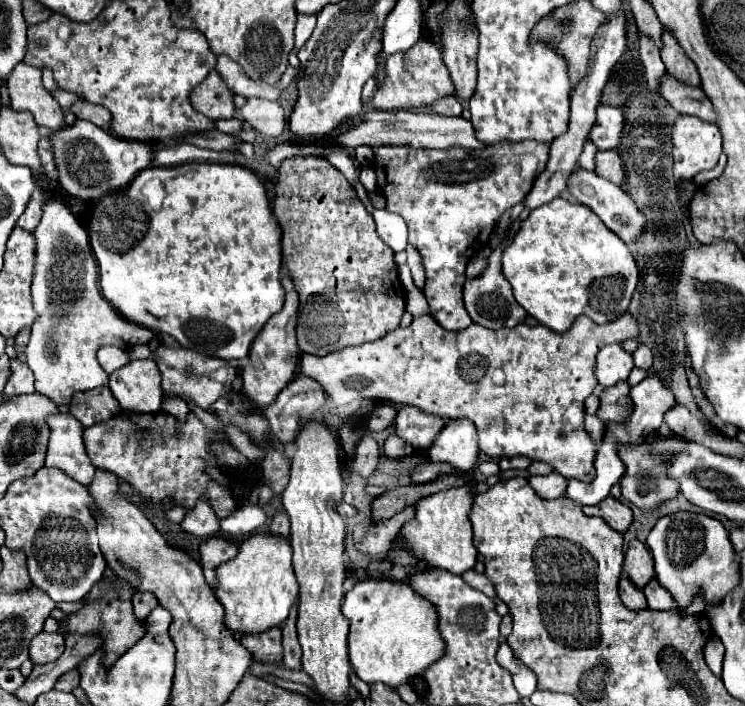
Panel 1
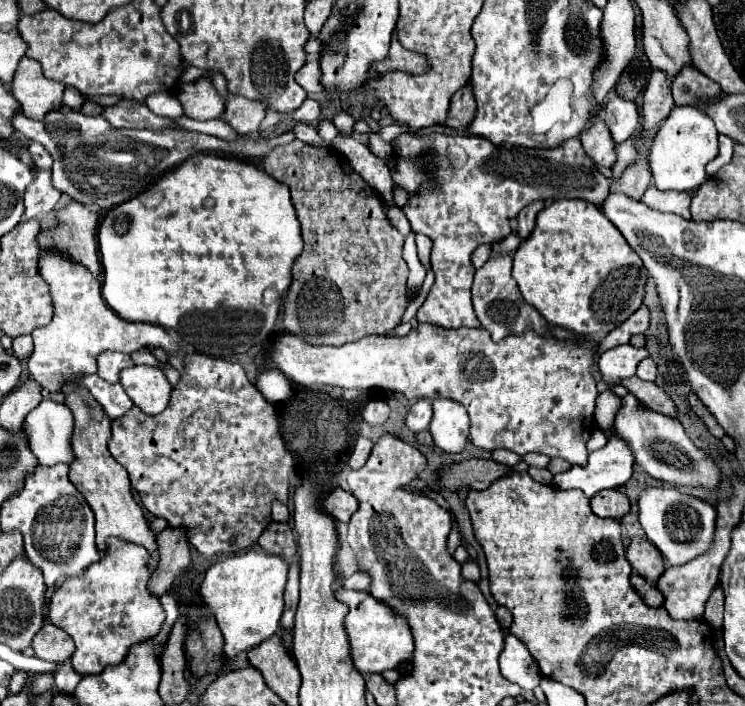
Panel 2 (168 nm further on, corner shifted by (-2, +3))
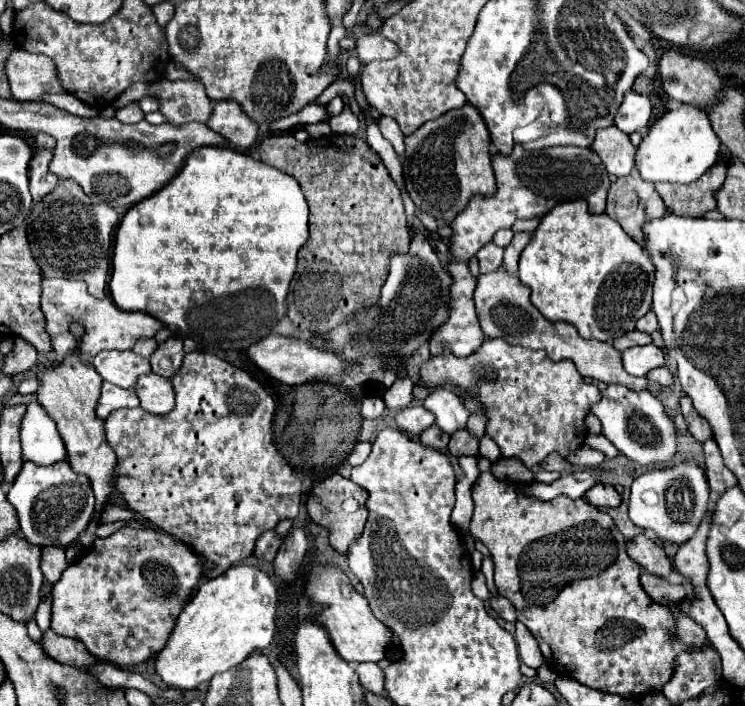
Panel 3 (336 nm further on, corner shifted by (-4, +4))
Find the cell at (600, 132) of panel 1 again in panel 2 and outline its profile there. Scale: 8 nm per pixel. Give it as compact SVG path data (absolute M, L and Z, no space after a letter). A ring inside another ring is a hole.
M612 96L604 104L602 118L608 124L616 144L628 140L640 126L640 110L638 110L636 102L620 98L620 96Z

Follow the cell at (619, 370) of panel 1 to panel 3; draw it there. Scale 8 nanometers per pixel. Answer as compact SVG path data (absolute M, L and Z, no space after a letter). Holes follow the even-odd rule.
M648 343L642 347L630 347L622 351L622 365L630 375L644 377L650 369L666 365L666 361L664 353L654 343Z

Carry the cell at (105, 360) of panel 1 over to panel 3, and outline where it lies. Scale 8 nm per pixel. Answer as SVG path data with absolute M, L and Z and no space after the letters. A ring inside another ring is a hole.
M100 351L92 361L96 373L118 387L134 387L138 375L150 373L150 363L132 351Z

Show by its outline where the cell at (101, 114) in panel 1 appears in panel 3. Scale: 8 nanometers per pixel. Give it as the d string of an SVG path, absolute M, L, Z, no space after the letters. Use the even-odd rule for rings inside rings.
M130 103L130 105L116 111L116 119L122 123L138 123L144 119L144 111L140 109L138 103Z

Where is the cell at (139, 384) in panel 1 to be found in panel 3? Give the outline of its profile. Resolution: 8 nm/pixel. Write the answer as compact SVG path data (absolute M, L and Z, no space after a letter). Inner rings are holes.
M156 373L140 375L134 391L140 399L140 407L154 415L166 415L174 409L172 383L170 383L170 379L166 379L162 375L156 375Z

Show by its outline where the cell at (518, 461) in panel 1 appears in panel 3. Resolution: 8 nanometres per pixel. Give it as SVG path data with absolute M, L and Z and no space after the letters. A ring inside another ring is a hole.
M552 453L552 455L548 455L548 457L540 463L540 469L544 469L544 471L558 471L558 473L566 473L566 471L570 471L570 469L572 469L572 465L570 465L564 457L560 457L558 453Z

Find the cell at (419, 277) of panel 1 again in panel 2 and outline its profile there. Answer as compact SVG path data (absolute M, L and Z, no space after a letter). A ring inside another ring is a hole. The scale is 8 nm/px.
M416 234L416 244L418 244L418 258L426 268L430 268L430 250L432 250L432 240L424 234Z

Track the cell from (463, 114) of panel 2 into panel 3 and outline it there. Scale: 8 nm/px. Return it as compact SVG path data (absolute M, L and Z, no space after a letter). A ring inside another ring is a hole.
M466 103L460 109L452 109L424 123L416 133L406 137L402 173L414 205L434 215L440 223L448 223L456 211L460 213L472 195L494 193L496 181L490 165L490 135L484 119Z

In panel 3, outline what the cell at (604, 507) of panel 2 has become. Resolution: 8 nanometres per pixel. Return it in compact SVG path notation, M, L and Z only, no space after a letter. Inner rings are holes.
M598 483L592 489L588 489L586 499L594 507L618 507L622 503L622 497L618 495L618 491L606 483Z

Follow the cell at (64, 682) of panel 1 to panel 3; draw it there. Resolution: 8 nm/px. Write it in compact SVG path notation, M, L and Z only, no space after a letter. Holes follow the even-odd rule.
M124 527L116 533L112 533L110 537L106 539L96 539L90 553L86 557L80 557L76 563L72 563L60 577L60 581L52 587L52 597L54 597L54 603L52 603L52 629L60 635L68 635L68 637L74 637L74 639L80 639L86 649L90 651L90 655L94 655L96 659L100 661L108 661L108 663L114 663L118 667L126 667L126 665L138 665L146 659L150 659L152 655L156 655L158 651L164 649L172 629L174 629L174 623L184 607L184 603L190 599L190 593L192 593L192 587L198 585L202 577L202 561L198 555L192 553L192 547L160 529L146 529L146 531L136 531L136 529L130 529L130 527Z

